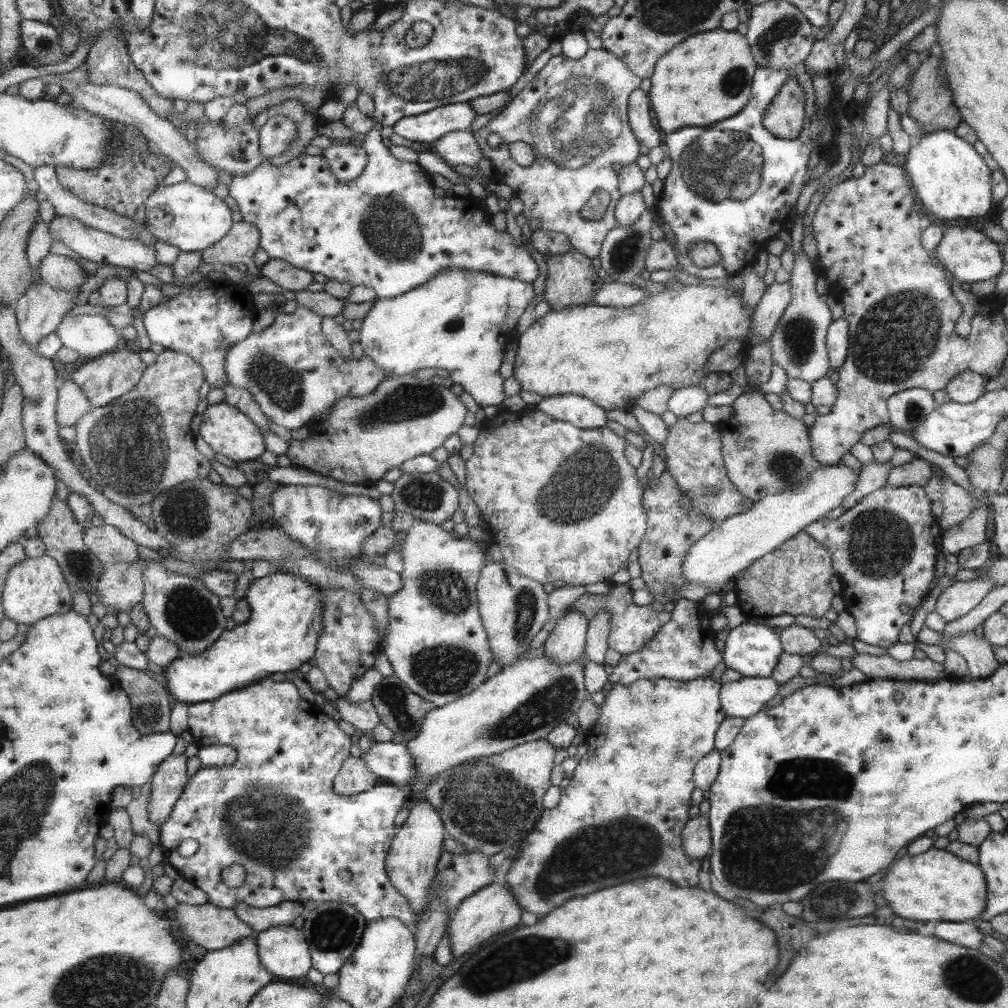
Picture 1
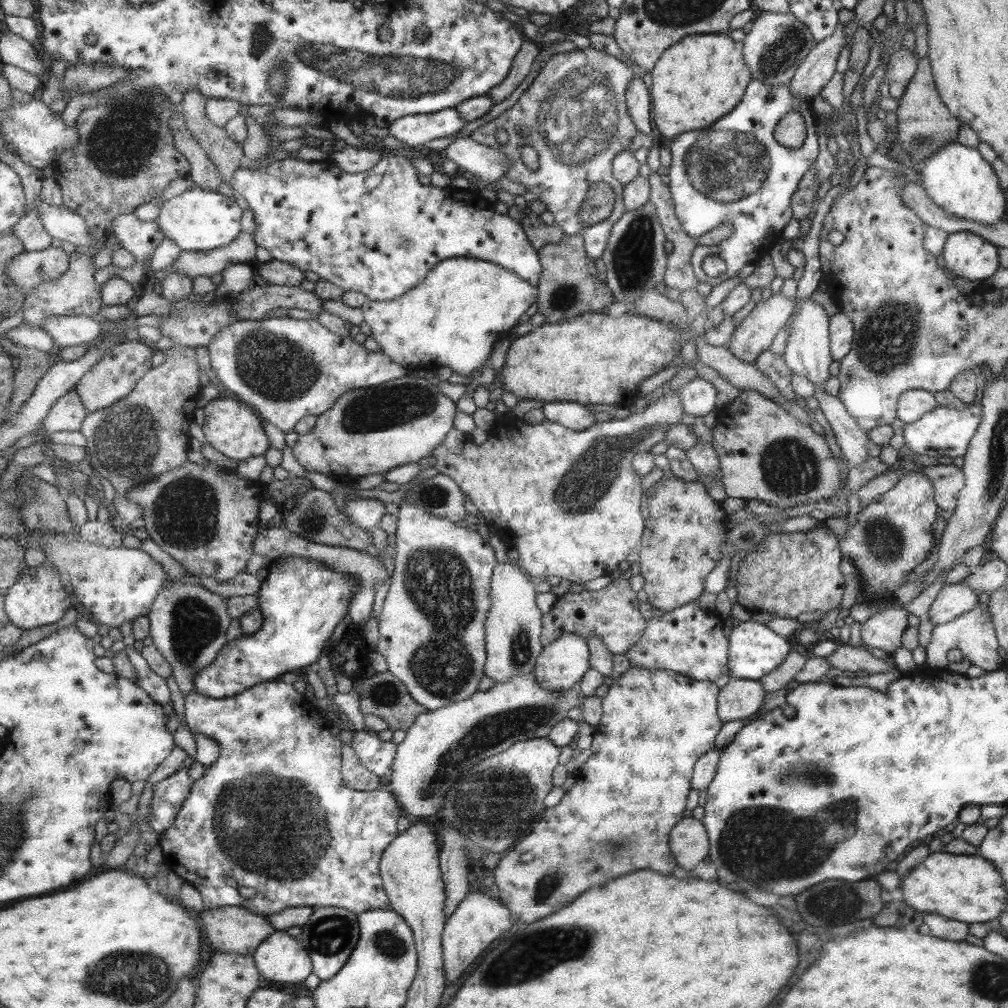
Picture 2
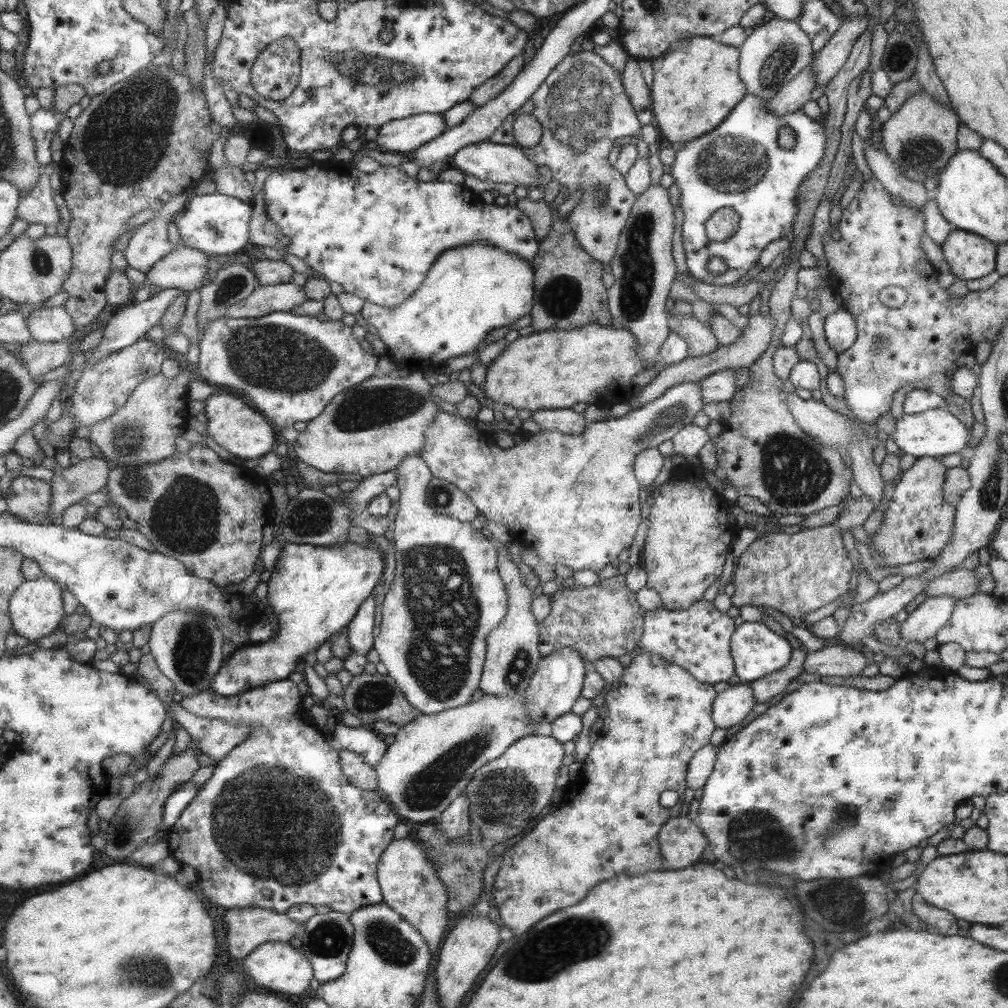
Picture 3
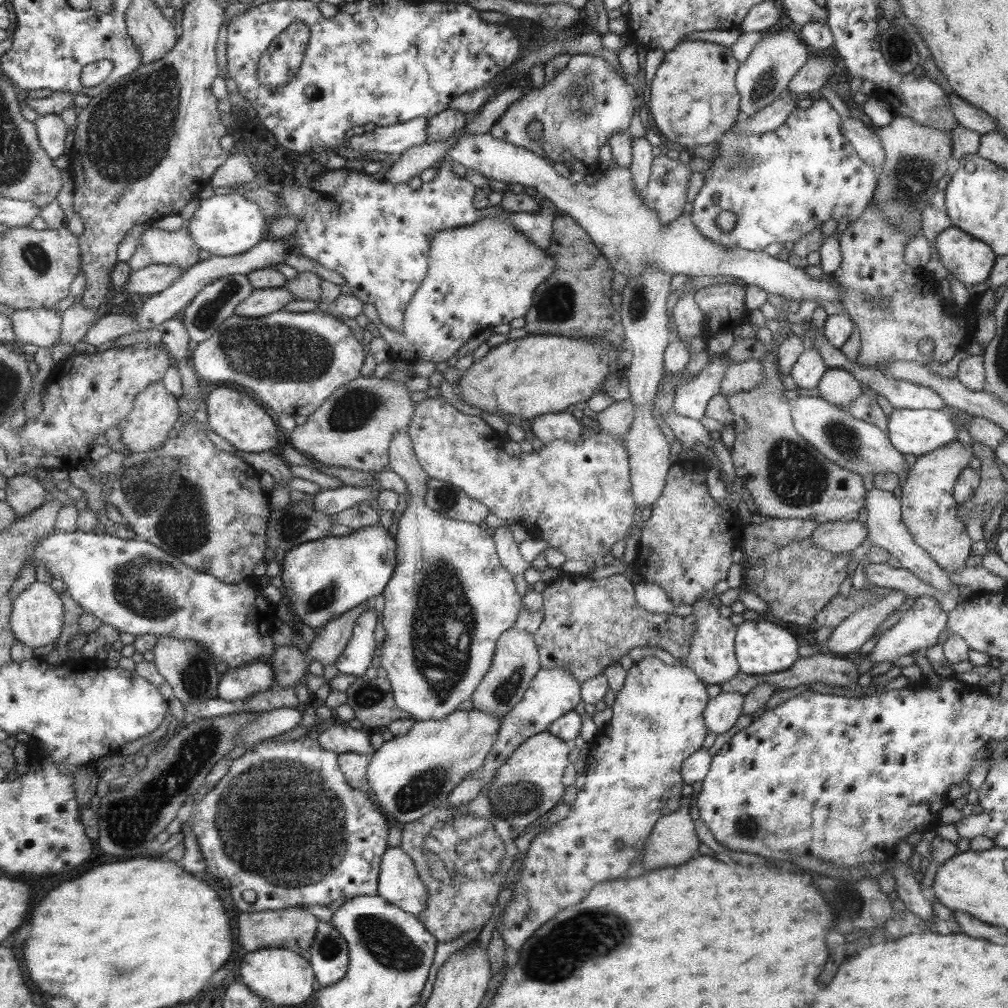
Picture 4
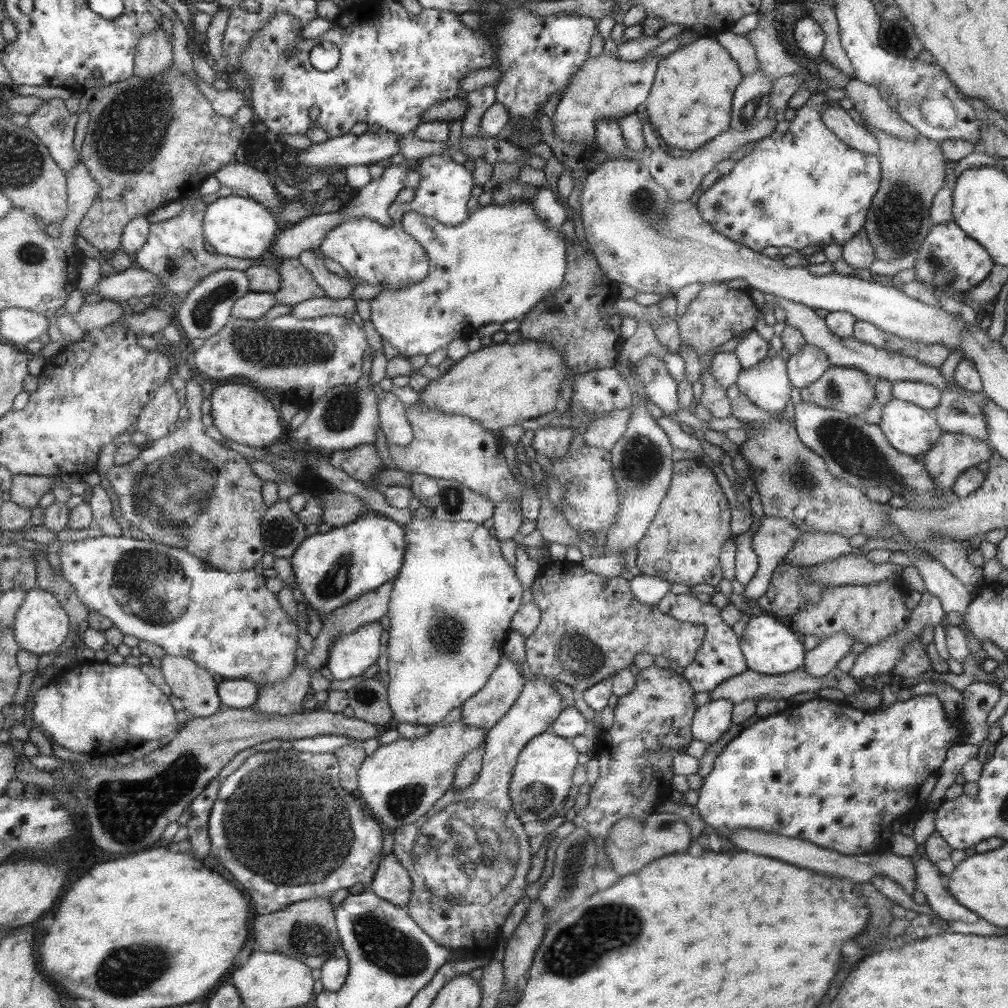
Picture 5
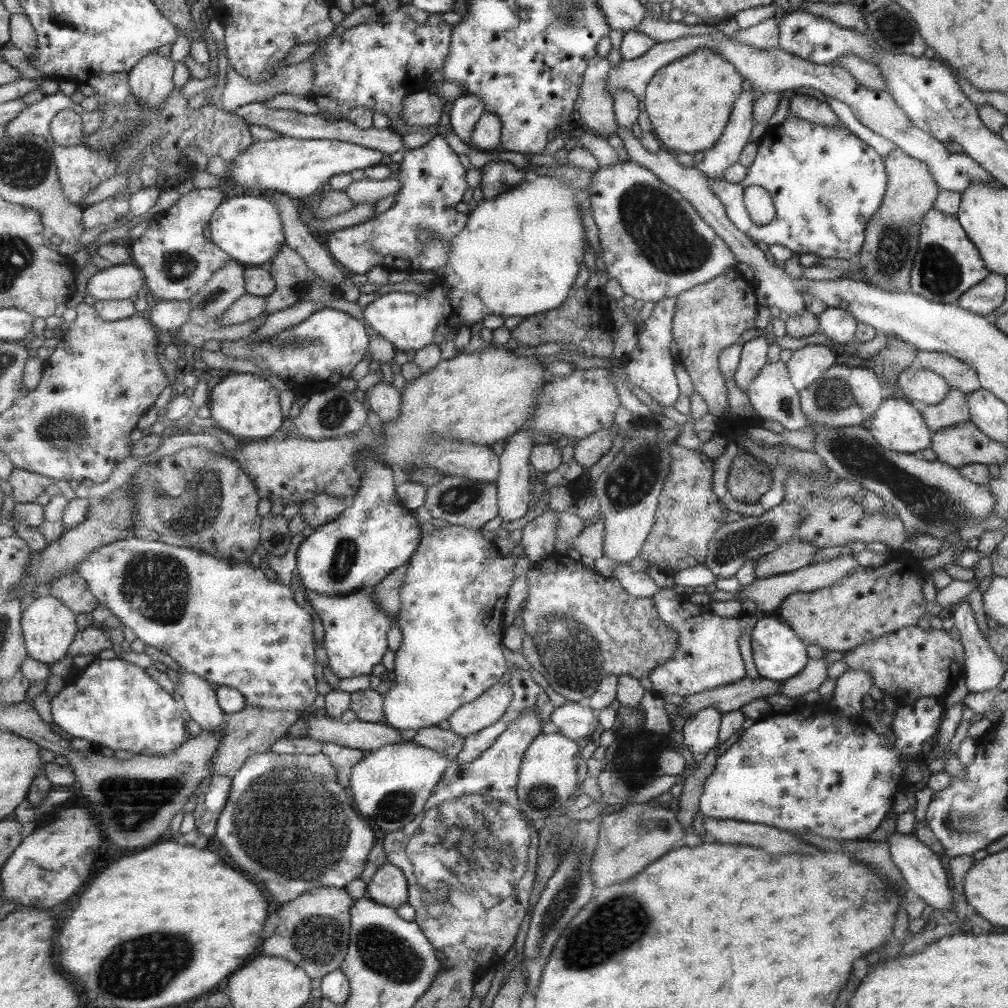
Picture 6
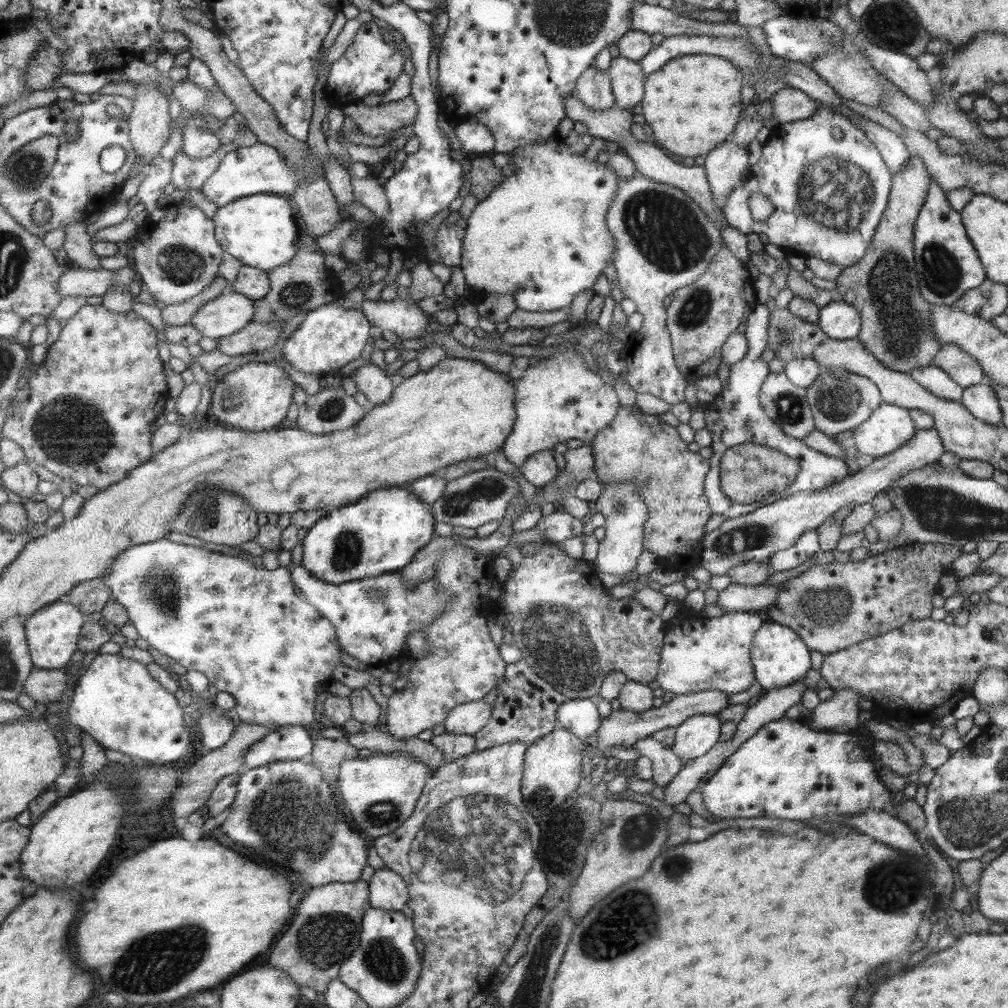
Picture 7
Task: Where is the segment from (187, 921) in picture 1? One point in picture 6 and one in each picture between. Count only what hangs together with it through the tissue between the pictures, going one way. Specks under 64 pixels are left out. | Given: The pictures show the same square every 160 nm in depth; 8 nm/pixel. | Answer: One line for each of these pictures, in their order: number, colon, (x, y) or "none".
2: (229, 929)
3: (247, 928)
4: (295, 928)
5: (308, 930)
6: (315, 935)

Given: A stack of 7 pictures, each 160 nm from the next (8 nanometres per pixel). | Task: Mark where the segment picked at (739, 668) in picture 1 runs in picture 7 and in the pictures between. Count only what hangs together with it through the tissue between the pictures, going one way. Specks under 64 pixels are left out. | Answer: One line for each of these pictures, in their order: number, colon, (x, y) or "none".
2: (755, 651)
3: (757, 651)
4: (762, 648)
5: (770, 648)
6: (778, 652)
7: (780, 657)

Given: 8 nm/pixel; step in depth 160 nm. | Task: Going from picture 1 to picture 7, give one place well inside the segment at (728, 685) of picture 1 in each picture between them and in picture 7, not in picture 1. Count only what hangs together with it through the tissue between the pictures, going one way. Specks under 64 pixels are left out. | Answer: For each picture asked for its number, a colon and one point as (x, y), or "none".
2: (739, 698)
3: (730, 706)
4: (721, 712)
5: (711, 720)
6: (700, 732)
7: (694, 737)

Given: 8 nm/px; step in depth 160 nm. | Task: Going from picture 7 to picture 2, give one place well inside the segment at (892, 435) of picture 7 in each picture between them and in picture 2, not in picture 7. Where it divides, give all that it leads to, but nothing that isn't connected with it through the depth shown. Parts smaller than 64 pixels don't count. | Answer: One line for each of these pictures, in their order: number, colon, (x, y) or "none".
2: (944, 431)
3: (935, 433)
4: (917, 432)
5: (912, 430)
6: (898, 425)

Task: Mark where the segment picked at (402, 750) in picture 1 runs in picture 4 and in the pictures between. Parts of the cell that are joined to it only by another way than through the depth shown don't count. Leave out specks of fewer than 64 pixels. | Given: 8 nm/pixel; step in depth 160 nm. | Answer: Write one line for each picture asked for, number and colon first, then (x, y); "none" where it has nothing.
2: (378, 757)
3: (362, 741)
4: (340, 739)

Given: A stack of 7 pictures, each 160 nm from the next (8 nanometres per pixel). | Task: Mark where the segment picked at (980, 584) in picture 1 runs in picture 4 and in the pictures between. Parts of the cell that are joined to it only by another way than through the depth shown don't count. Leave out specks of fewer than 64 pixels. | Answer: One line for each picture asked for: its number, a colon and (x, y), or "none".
2: (952, 599)
3: (930, 615)
4: (918, 628)

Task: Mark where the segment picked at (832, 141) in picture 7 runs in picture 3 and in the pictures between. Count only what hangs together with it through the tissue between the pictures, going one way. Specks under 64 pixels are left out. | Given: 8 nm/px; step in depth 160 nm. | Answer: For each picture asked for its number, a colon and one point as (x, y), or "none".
3: (739, 165)
4: (781, 185)
5: (801, 186)
6: (825, 184)

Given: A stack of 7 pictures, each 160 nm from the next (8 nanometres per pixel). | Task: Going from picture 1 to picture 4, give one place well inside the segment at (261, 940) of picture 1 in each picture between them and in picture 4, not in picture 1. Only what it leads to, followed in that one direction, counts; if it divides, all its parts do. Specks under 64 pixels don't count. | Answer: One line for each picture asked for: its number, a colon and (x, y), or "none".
2: (282, 959)
3: (277, 967)
4: (280, 976)

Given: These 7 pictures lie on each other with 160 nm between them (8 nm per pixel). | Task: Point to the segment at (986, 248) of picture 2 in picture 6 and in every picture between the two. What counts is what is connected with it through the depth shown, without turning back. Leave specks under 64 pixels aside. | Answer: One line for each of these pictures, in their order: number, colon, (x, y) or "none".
3: (970, 257)
4: (969, 260)
5: (948, 259)
6: (947, 264)

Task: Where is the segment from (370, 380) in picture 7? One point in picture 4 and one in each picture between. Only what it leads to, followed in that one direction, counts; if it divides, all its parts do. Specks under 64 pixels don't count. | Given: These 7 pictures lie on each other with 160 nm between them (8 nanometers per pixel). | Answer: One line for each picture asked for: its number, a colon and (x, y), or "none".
4: (449, 599)
5: (392, 414)
6: (384, 399)

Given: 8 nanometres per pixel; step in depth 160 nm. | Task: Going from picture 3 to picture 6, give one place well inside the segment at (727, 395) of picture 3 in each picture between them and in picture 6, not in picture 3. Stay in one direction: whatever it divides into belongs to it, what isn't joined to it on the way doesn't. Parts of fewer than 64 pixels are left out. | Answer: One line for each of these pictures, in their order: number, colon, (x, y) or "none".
4: (741, 377)
5: (767, 384)
6: (772, 395)

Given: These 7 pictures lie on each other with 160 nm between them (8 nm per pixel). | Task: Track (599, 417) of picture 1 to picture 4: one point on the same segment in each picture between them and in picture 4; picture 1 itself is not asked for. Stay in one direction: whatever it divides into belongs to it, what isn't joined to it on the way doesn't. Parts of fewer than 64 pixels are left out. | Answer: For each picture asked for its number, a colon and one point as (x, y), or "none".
2: (572, 415)
3: (566, 421)
4: (560, 426)

